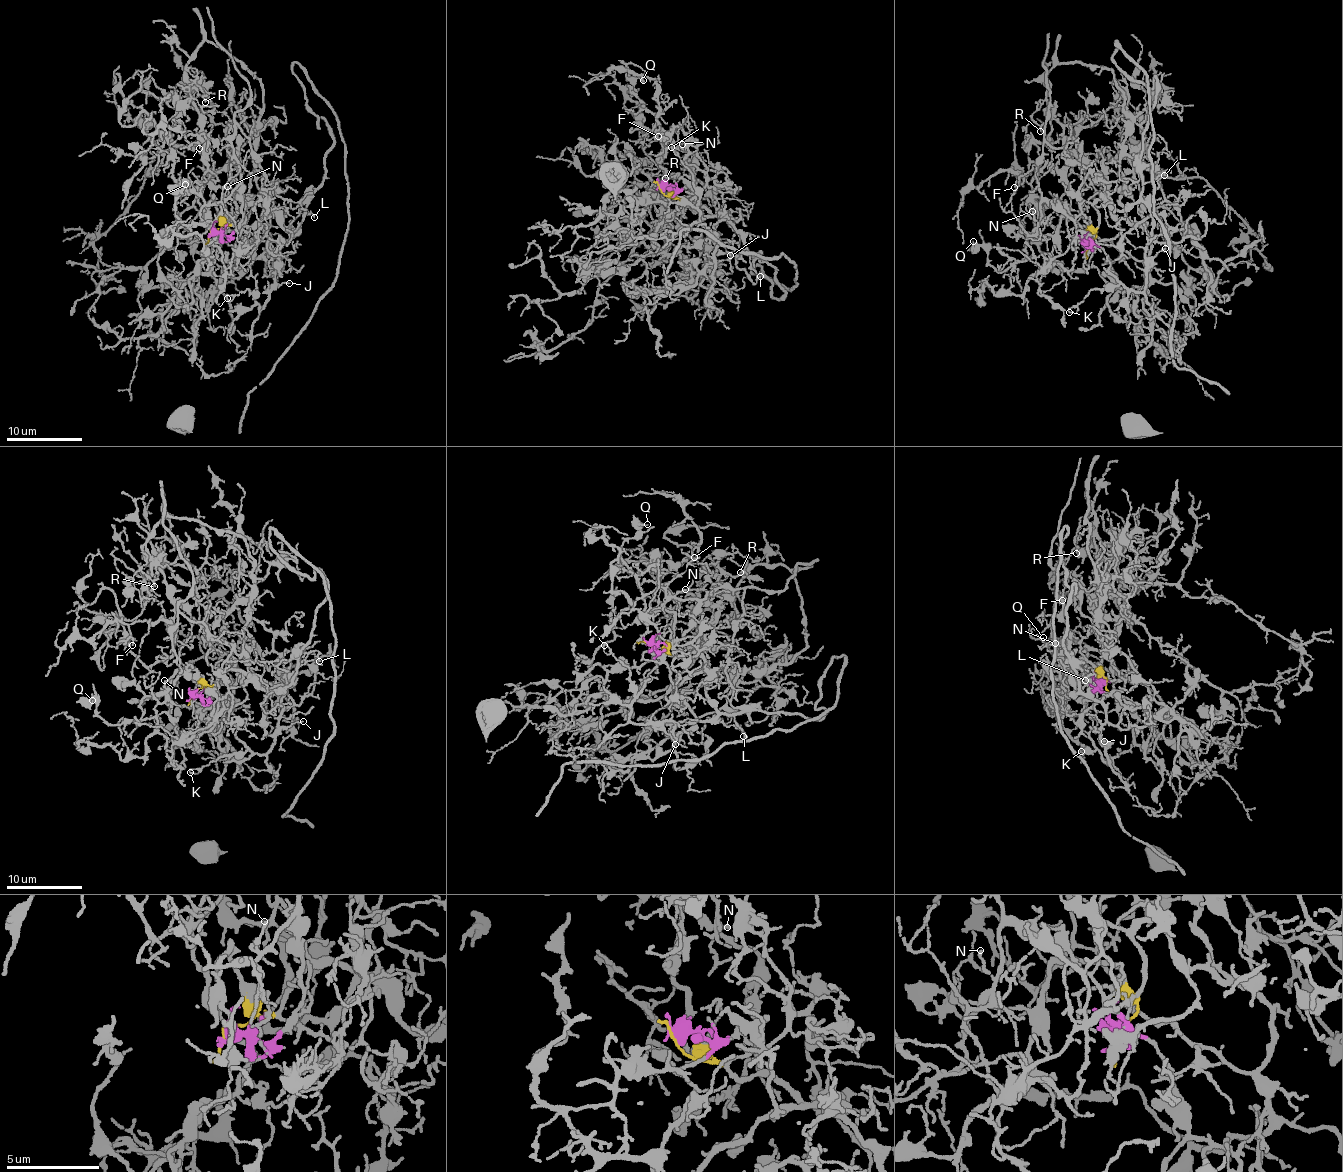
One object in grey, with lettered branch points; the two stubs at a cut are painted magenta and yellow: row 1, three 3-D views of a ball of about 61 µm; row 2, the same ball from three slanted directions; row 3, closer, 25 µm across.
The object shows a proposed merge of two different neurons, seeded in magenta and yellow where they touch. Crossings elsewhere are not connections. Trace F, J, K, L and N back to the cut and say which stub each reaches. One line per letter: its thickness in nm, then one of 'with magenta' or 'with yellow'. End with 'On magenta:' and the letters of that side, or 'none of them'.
F: 80 nm | with magenta
J: 100 nm | with yellow
K: 110 nm | with yellow
L: 150 nm | with yellow
N: 130 nm | with magenta
On magenta: F, N

